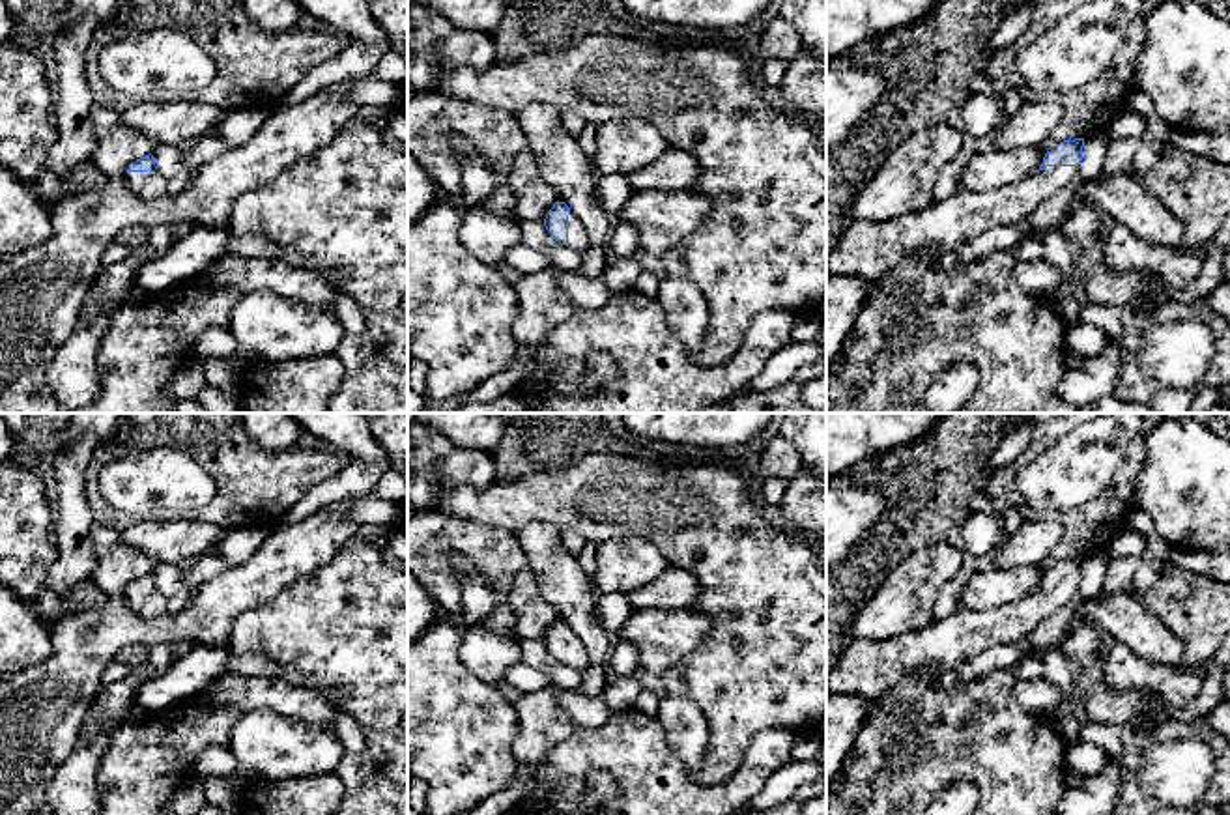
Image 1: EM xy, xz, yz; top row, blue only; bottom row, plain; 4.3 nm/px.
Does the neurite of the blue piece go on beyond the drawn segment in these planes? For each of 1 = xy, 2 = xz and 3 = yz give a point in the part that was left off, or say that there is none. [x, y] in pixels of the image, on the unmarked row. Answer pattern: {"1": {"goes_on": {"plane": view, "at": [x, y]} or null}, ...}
{"1": {"goes_on": {"plane": "xy", "at": [152, 602]}}, "2": {"goes_on": {"plane": "xz", "at": [576, 649]}}, "3": {"goes_on": {"plane": "yz", "at": [866, 668]}}}

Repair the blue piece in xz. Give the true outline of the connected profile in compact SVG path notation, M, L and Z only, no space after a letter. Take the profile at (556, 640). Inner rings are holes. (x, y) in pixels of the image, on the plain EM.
M555 621L544 637L546 649L561 664L570 665L578 673L587 667L587 651L579 636L565 622Z

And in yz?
M1084 557L1064 559L1045 572L1037 591L985 611L955 611L944 621L903 636L852 639L826 675L826 693L879 699L905 677L950 671L989 647L1024 645L1026 636L1075 598Z

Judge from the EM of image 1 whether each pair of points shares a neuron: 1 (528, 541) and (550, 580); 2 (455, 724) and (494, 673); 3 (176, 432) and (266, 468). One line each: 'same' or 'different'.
1: same
2: different
3: same

